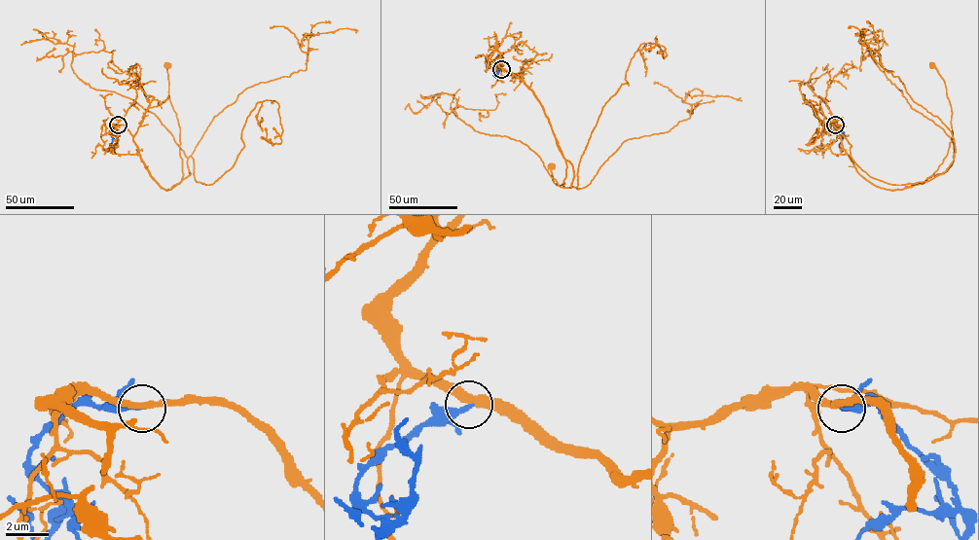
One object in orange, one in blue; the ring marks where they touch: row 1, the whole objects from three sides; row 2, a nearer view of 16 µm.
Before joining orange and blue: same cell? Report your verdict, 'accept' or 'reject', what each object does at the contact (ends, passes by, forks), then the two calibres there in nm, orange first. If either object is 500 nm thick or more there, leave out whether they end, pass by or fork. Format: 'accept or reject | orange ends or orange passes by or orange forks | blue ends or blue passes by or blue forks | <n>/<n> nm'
reject | orange passes by | blue ends | 360/240 nm

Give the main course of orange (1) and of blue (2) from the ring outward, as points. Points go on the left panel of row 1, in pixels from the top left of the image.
1: (118, 125), (132, 136), (162, 188), (179, 183), (180, 127), (168, 97), (167, 64)
2: (118, 125), (111, 128), (112, 139), (109, 148)

